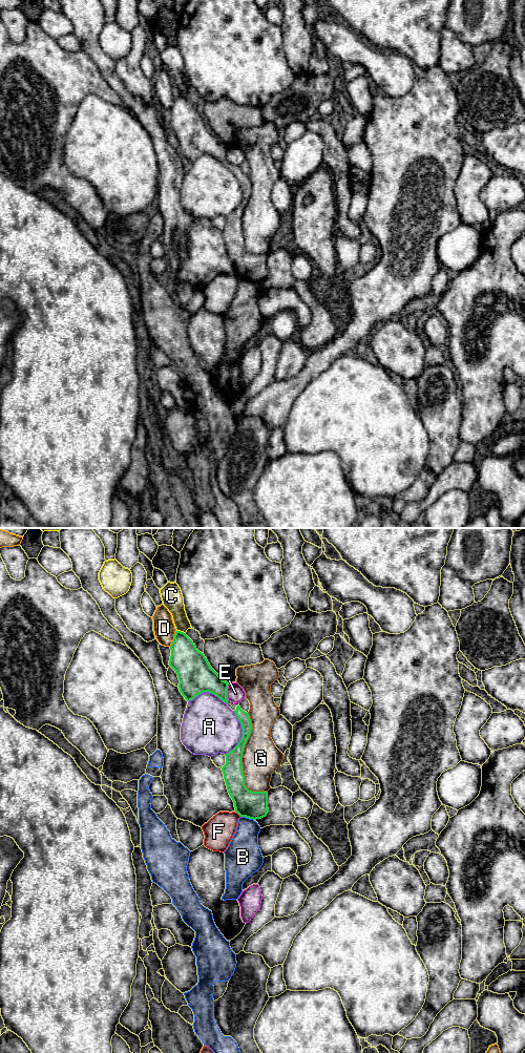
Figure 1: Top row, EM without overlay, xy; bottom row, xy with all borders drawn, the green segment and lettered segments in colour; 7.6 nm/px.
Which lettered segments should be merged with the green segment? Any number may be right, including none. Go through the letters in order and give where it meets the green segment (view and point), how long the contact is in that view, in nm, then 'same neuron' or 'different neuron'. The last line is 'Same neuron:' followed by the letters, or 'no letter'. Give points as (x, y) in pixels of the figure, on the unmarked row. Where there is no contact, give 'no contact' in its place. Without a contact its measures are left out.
A: meets green in xy at (243, 196); contact 360 nm long; different neuron
B: meets green in xy at (247, 279); contact 110 nm long; different neuron
C: meets green in xy at (180, 93); contact 80 nm long; different neuron
D: meets green in xy at (174, 101); contact 140 nm long; different neuron
E: meets green in xy at (226, 154); contact 140 nm long; different neuron
F: meets green in xy at (237, 275); contact 70 nm long; different neuron
G: meets green in xy at (240, 223); contact 650 nm long; different neuron
Same neuron: no letter

